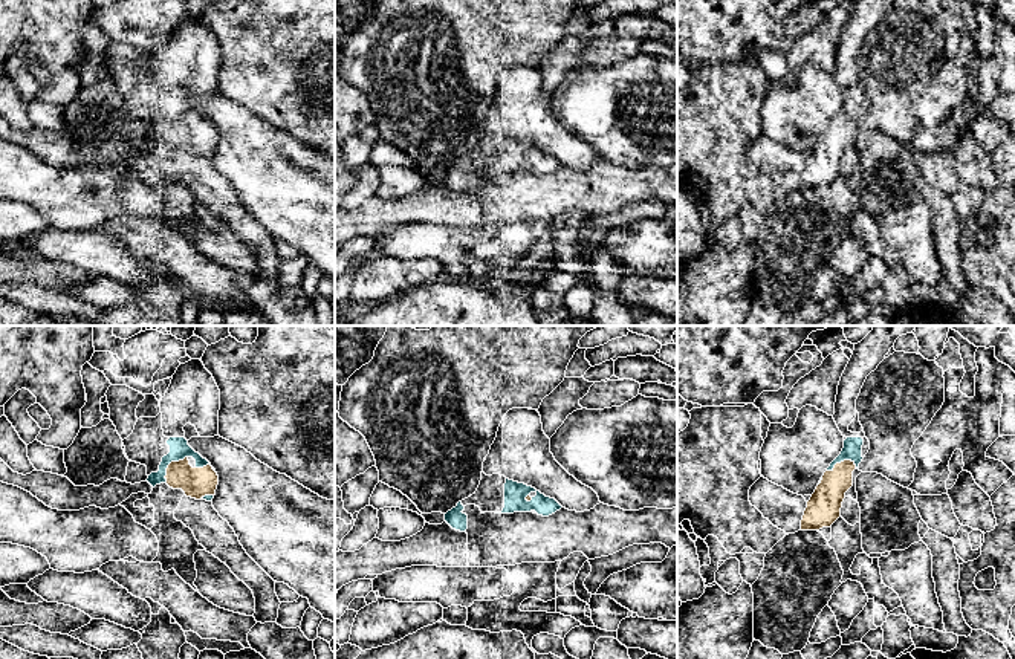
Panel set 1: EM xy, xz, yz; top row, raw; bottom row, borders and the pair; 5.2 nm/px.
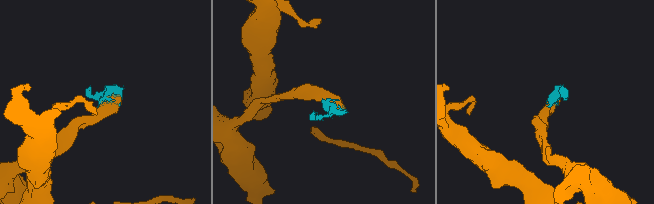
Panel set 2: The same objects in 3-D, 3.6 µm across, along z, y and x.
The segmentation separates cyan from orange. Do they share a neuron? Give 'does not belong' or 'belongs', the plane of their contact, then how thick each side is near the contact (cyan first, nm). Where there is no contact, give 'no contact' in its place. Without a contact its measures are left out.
belongs; contact in xy; calibres 110 and 160 nm

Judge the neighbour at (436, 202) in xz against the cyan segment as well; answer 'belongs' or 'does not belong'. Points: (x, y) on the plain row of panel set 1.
does not belong

